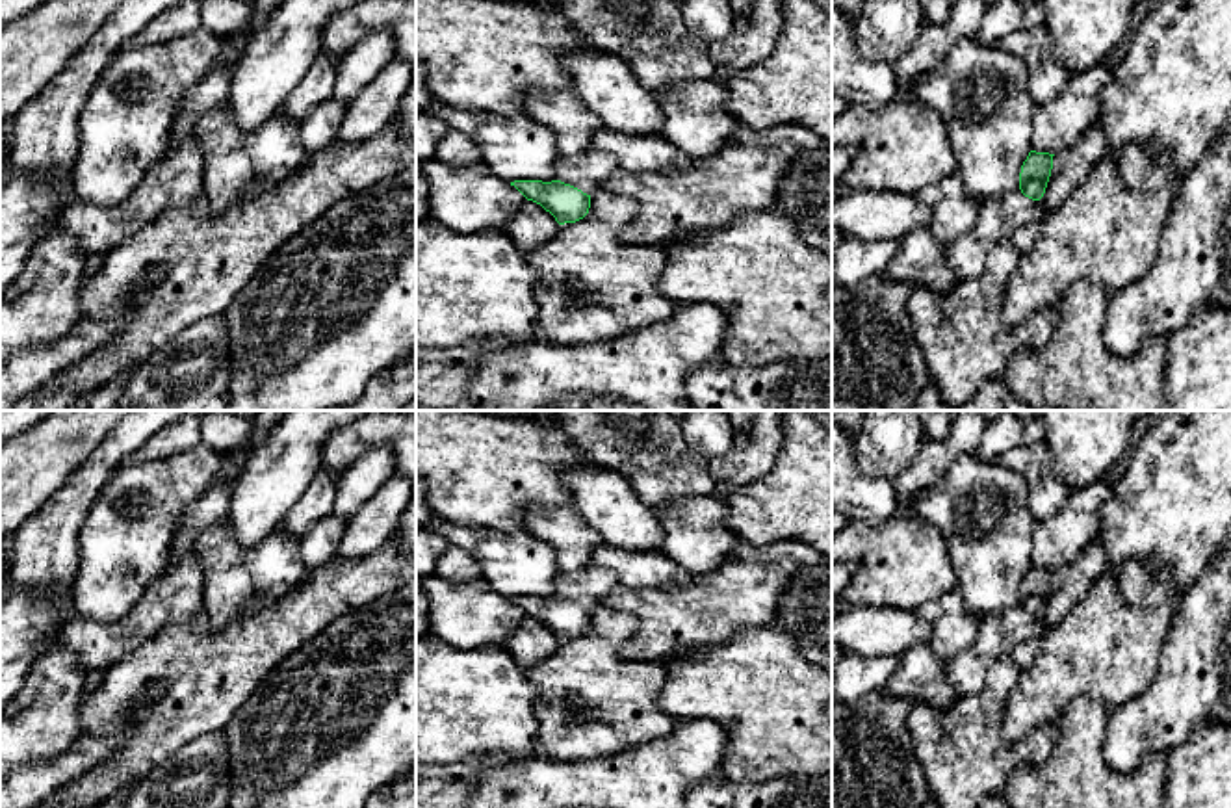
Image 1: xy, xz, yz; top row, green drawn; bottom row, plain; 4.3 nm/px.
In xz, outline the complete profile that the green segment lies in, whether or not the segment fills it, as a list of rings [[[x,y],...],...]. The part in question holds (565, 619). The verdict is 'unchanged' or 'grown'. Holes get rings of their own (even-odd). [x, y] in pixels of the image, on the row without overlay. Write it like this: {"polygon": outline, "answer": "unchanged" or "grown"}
{"polygon": [[[590,563],[581,572],[557,572],[551,598],[514,596],[527,617],[540,620],[559,641],[576,639],[589,630],[590,611],[618,585],[618,576]]], "answer": "grown"}

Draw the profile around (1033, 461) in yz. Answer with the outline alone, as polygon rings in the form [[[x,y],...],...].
[[[1045,438],[1008,450],[999,463],[1025,479],[1036,522],[1066,505],[1069,489],[1053,477],[1053,451]]]

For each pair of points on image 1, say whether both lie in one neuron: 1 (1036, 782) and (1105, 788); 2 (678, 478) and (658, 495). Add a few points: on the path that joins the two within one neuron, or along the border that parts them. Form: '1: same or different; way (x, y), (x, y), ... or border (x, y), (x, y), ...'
1: same; way (1053, 788), (1088, 788)
2: same; way (673, 480), (663, 489)

